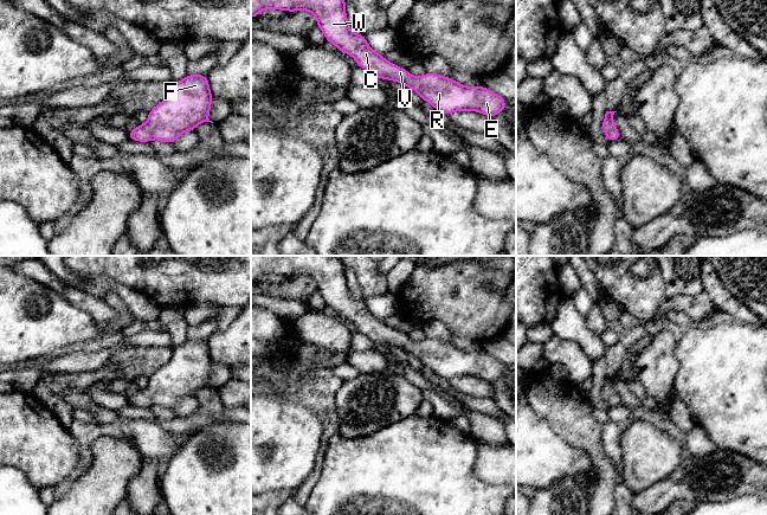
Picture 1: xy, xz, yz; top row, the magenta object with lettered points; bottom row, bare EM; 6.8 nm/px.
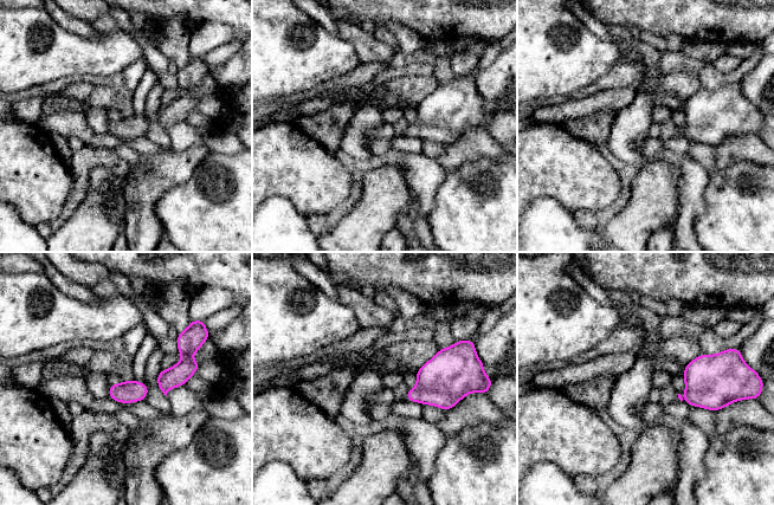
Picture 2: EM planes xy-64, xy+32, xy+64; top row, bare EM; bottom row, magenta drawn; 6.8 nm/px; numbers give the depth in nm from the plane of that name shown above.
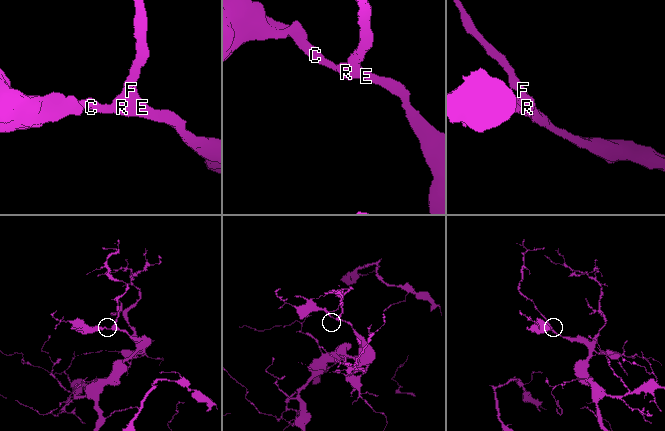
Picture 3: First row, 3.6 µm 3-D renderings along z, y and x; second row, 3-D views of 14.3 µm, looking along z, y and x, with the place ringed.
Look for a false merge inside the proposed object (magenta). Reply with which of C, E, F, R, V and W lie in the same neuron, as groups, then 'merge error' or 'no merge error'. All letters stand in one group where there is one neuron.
C E F R V W; no merge error

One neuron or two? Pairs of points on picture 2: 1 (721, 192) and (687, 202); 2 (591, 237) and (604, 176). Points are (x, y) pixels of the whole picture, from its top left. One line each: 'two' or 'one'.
1: two
2: two

